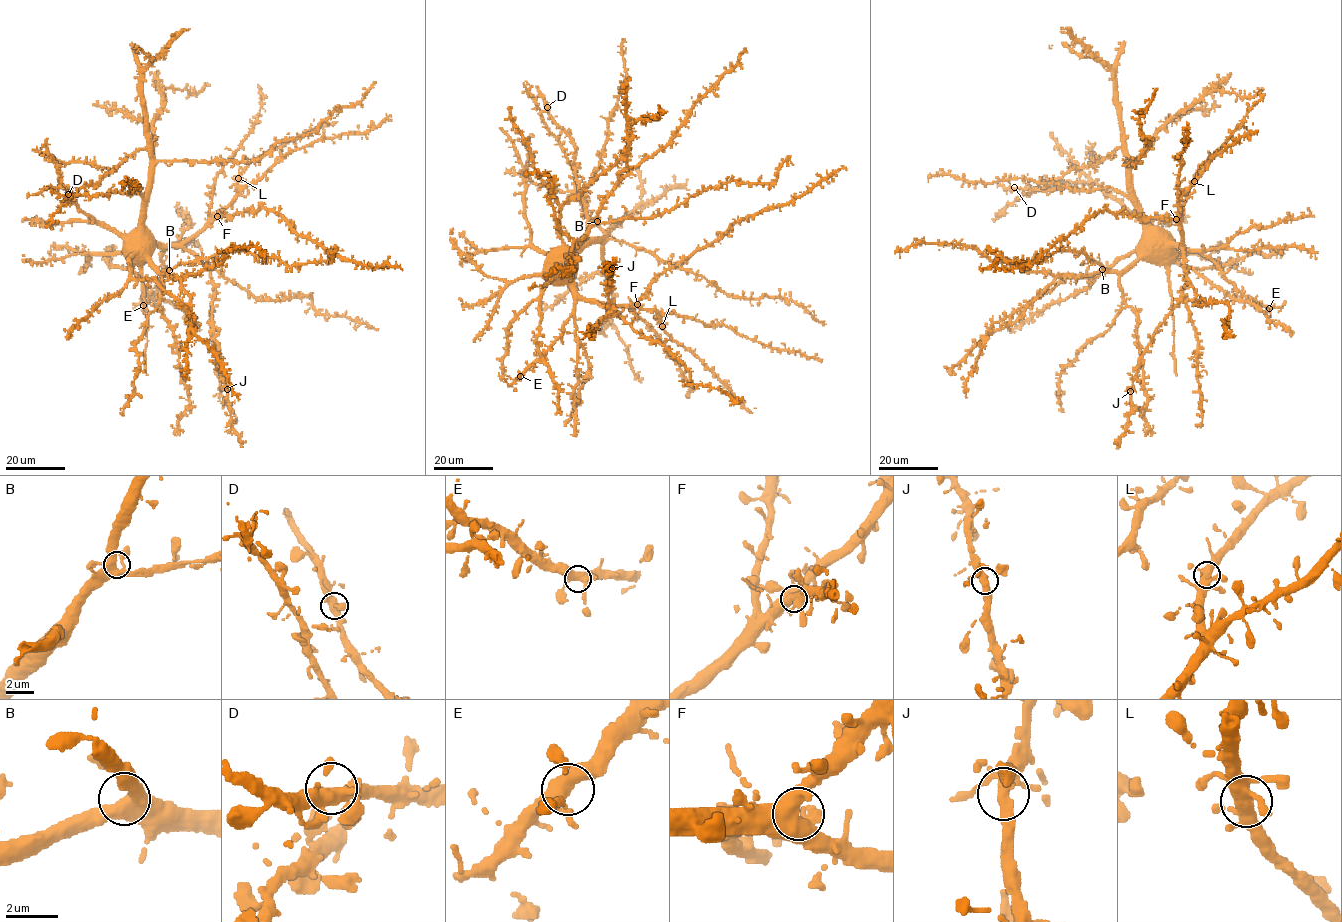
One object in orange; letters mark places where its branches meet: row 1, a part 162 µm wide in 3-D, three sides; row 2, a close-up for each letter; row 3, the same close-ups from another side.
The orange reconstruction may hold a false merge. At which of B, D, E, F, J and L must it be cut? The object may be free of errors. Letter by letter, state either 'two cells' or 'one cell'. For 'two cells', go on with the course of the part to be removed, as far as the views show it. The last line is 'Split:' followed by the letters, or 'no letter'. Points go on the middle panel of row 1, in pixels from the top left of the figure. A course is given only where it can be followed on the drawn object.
B: one cell
D: one cell
E: one cell
F: one cell
J: one cell
L: one cell
Split: no letter

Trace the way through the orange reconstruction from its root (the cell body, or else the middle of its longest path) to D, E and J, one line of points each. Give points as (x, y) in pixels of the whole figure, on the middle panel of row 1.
D: (554, 275), (551, 267), (558, 259), (585, 240), (587, 218), (574, 166), (575, 147), (547, 107)
E: (554, 275), (543, 290), (539, 305), (541, 316), (537, 346), (540, 358), (520, 376)
J: (554, 275), (556, 281), (567, 282), (581, 297), (593, 299), (612, 313), (606, 294), (612, 268)

